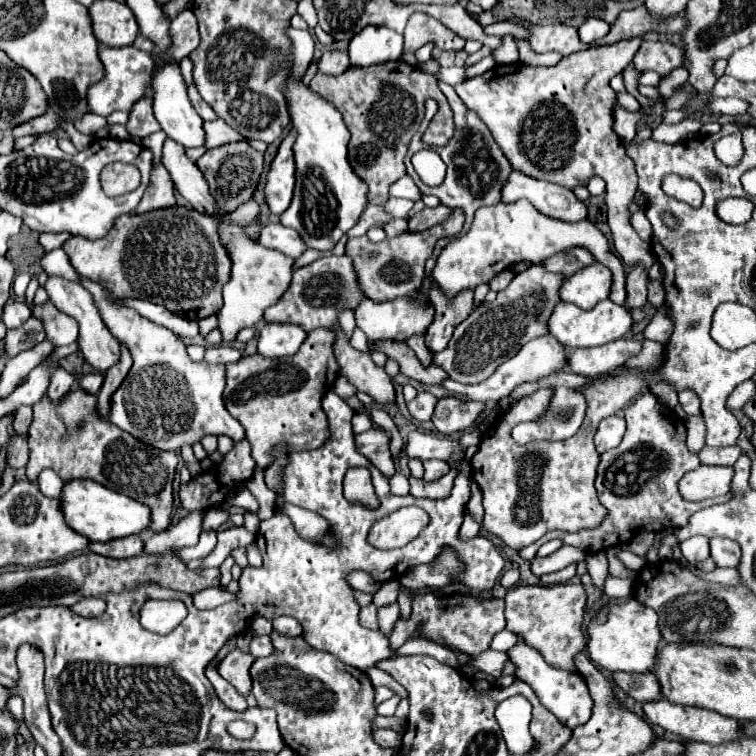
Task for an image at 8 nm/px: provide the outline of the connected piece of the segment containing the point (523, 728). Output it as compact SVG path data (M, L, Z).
M521 695L501 701L495 709L495 717L503 731L507 747L511 753L517 753L517 755L529 753L533 749L533 741L529 735L531 719L527 717L529 715L527 711L531 711L531 703Z

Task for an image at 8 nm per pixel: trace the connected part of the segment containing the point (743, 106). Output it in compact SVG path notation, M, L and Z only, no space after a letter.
M727 97L727 99L715 99L715 101L711 103L711 109L713 109L713 111L727 113L727 115L743 115L743 113L747 111L747 103L741 101L741 99Z

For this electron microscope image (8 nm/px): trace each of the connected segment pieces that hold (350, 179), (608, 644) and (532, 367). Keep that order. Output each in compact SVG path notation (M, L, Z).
M289 27L287 37L291 39L293 65L285 79L287 83L283 87L283 95L291 115L291 131L297 133L297 137L293 143L295 191L289 209L281 215L281 223L295 229L307 247L329 251L357 223L367 205L367 185L351 171L351 165L347 163L349 131L343 123L343 115L331 101L311 91L311 87L303 83L307 67L313 61L313 35L309 31Z
M611 599L601 607L587 625L589 659L609 671L651 671L655 653L661 645L661 633L657 629L657 613L651 607L641 605L637 599Z
M541 335L541 337L535 337L531 339L529 343L525 343L519 353L509 359L507 363L503 363L495 375L491 375L487 381L479 383L479 385L461 385L461 383L455 383L451 379L447 379L441 387L449 393L449 395L461 395L465 399L471 399L471 401L499 401L501 397L507 397L517 385L521 383L527 383L527 381L537 381L539 377L545 377L553 371L559 371L567 367L567 359L565 359L565 349L555 341L555 337L551 335Z

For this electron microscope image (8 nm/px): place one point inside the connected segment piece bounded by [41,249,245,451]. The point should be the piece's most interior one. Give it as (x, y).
(167, 400)

